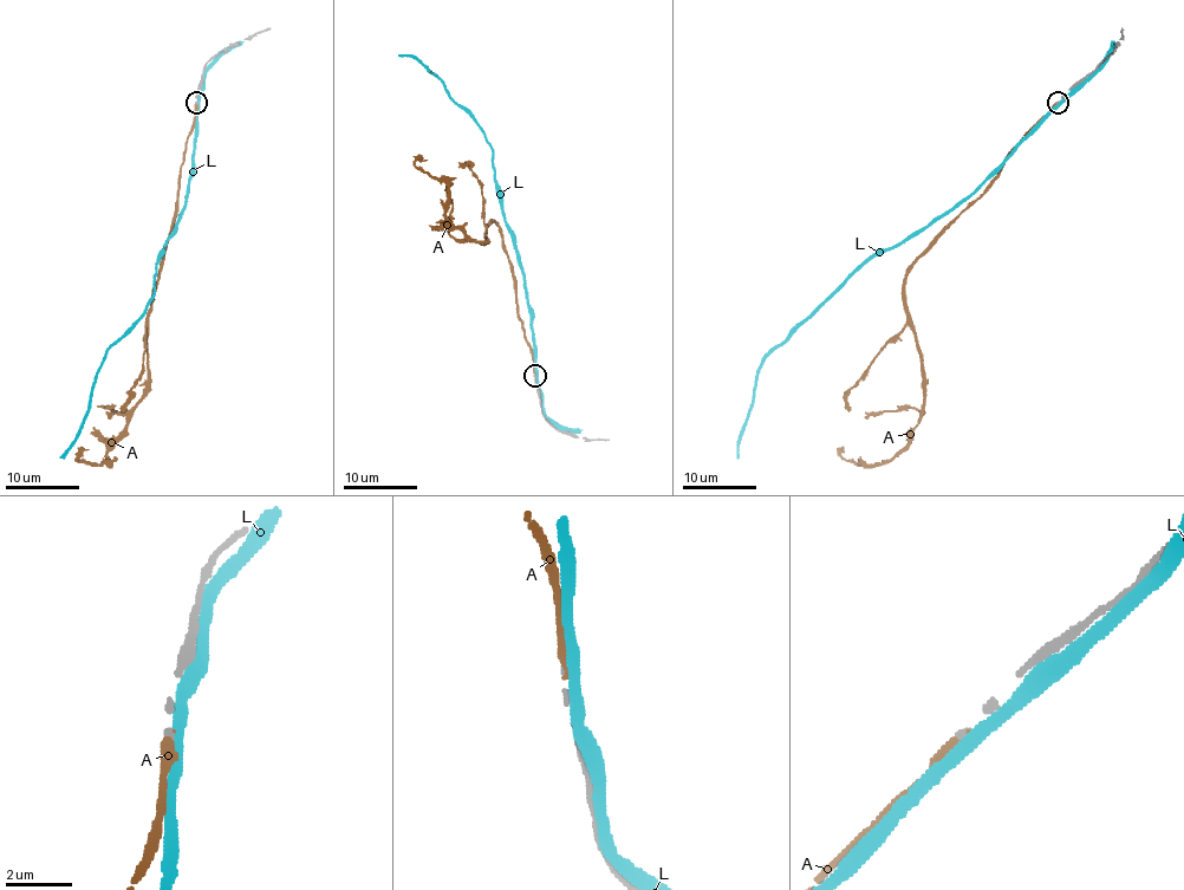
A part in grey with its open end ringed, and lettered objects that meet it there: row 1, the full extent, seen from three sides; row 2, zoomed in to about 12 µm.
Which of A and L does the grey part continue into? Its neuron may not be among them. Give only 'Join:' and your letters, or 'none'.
Join: A

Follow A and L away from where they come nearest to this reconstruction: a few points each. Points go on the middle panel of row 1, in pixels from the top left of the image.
A: (535, 375), (502, 233), (493, 222), (486, 242), (456, 227), (447, 216), (447, 184), (416, 164), (427, 160)
L: (535, 375), (528, 292), (513, 231), (503, 219), (493, 148), (483, 130), (434, 75), (414, 56), (398, 54)

